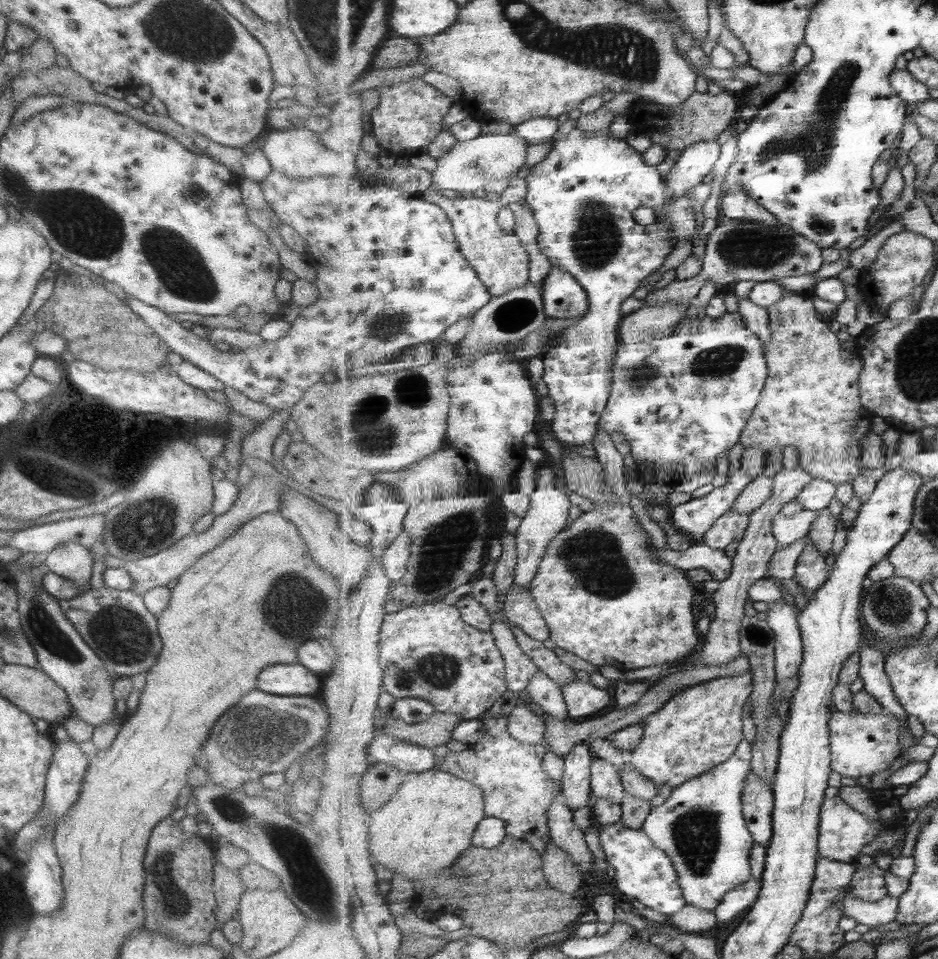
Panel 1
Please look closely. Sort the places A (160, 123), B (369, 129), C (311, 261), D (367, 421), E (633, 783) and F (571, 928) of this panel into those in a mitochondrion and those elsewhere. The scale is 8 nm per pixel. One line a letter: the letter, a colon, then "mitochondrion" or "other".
A: other
B: other
C: other
D: mitochondrion
E: other
F: other

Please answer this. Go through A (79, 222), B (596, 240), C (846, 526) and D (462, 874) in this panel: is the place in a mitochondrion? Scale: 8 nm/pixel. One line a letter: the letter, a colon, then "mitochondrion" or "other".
A: mitochondrion
B: mitochondrion
C: other
D: mitochondrion

